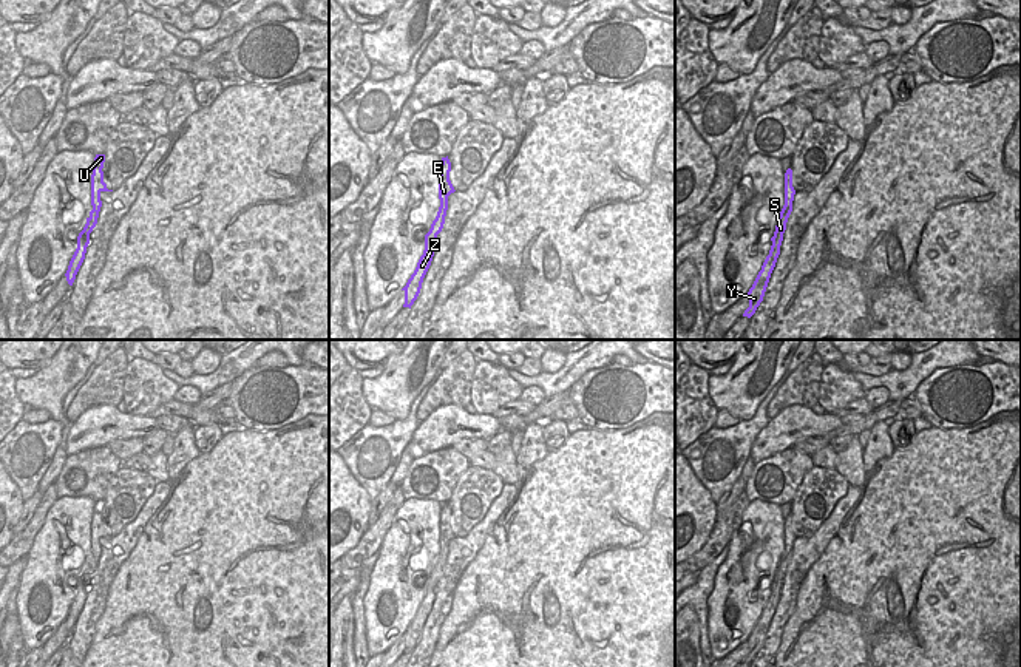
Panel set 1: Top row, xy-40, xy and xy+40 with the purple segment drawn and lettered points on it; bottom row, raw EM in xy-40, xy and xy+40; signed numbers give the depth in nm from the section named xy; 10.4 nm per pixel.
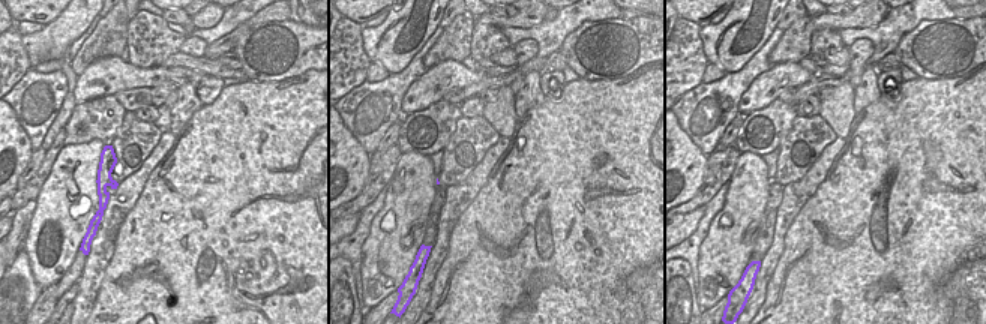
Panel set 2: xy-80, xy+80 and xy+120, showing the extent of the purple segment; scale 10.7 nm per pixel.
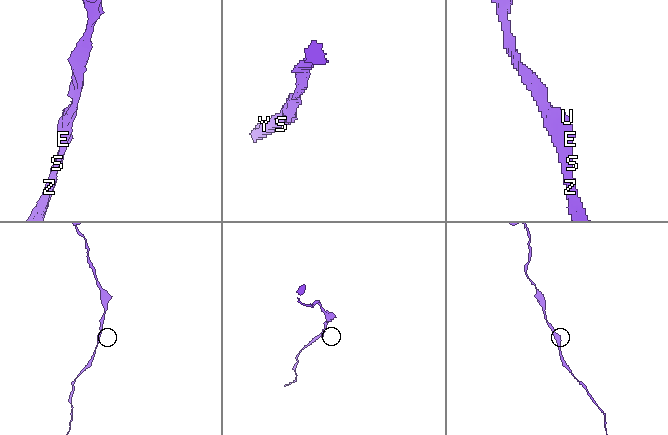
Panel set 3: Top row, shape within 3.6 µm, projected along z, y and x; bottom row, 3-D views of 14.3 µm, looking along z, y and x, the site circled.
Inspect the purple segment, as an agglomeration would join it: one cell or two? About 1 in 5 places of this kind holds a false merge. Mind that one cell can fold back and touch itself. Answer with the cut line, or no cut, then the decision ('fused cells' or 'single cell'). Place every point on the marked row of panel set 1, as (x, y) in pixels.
no cut | single cell

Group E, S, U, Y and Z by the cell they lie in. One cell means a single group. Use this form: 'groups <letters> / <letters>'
groups E S U Y Z

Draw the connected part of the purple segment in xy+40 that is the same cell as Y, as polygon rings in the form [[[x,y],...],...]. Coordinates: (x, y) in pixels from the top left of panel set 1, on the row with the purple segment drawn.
[[[788,168],[785,173],[785,205],[780,212],[774,236],[771,238],[772,245],[771,245],[769,255],[766,256],[765,262],[762,266],[762,270],[758,272],[752,287],[748,292],[749,307],[745,310],[743,317],[751,318],[755,313],[760,303],[763,301],[771,273],[772,273],[777,258],[780,255],[783,233],[786,230],[788,218],[792,212],[794,195],[795,195],[795,190],[792,187],[792,170]]]

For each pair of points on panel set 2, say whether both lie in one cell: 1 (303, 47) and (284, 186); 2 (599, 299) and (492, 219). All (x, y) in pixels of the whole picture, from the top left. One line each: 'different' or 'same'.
1: different
2: same

